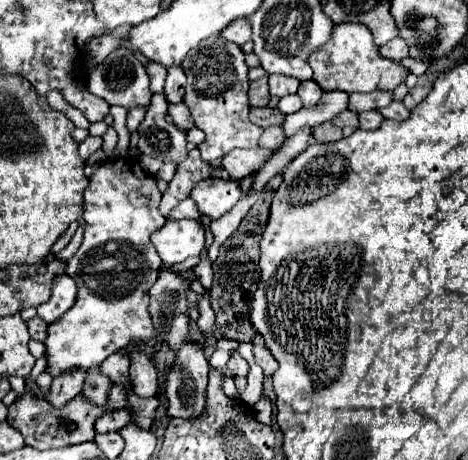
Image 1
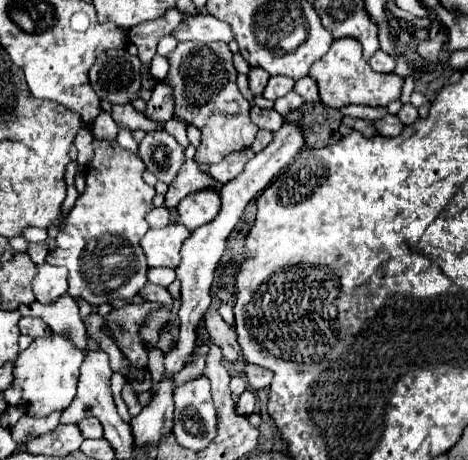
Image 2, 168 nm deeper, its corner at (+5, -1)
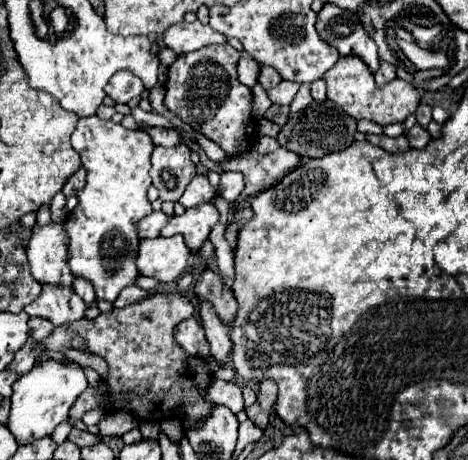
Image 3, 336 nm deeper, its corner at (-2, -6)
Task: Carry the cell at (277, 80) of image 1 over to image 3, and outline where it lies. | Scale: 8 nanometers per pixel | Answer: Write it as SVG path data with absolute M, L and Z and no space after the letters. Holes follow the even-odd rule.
M282 80L278 86L274 86L272 90L268 90L268 98L274 104L290 104L292 98L296 96L298 88L300 88L300 84L290 82L290 80Z

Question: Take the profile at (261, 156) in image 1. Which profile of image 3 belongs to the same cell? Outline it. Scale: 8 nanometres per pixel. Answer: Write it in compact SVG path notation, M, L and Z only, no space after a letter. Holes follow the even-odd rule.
M222 172L220 174L220 194L228 202L234 202L242 190L244 190L244 176L240 172Z

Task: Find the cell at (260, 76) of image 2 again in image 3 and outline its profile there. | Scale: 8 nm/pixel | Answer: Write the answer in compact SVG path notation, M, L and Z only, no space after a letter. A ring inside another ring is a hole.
M264 66L264 68L262 68L260 78L258 78L258 82L262 84L262 88L264 88L264 90L270 90L270 88L272 88L272 86L276 86L280 80L282 80L282 78L280 78L280 74L276 74L276 70L270 70L268 66Z

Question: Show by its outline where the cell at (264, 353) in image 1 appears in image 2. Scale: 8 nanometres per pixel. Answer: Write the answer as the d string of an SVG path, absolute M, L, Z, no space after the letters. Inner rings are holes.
M245 365L245 375L247 375L247 383L253 391L259 391L259 389L265 389L271 385L271 377L273 373L269 369L263 369L263 367L257 367L257 365Z

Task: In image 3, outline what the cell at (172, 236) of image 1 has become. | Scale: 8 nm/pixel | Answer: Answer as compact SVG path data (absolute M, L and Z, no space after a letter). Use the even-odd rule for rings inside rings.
M180 234L170 238L146 238L140 242L136 264L142 276L158 278L160 282L172 282L184 274L190 258L190 248Z

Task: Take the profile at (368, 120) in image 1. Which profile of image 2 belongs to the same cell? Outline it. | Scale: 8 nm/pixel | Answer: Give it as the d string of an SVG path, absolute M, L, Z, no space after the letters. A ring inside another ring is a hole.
M385 115L383 119L375 121L375 127L377 127L379 133L385 135L385 137L395 137L395 135L399 135L399 133L405 129L405 125L403 125L395 115Z

